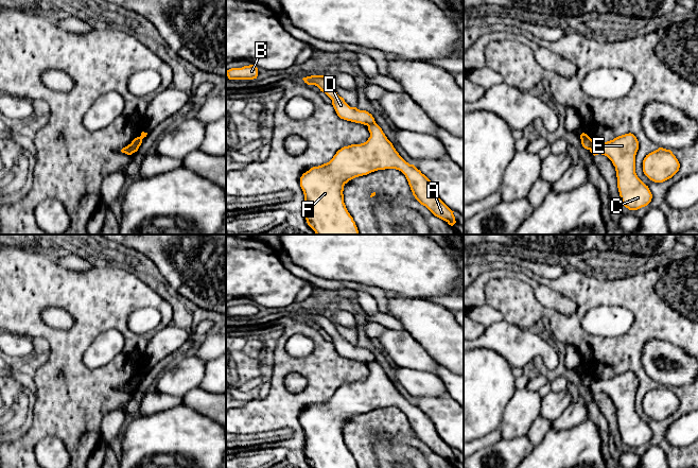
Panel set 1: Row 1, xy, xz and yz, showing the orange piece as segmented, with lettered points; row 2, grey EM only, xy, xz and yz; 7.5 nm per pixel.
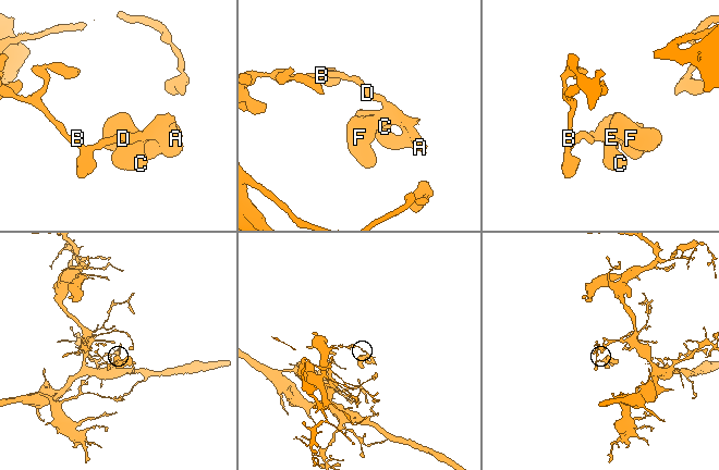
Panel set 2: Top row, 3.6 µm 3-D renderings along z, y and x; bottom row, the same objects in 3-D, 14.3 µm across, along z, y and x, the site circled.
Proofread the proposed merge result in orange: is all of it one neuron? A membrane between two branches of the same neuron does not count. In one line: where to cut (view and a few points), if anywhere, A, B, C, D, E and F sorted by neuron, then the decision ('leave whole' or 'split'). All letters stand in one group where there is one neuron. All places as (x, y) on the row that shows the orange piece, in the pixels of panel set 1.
xy (140, 137), (140, 142), (133, 152) | A C E F / B D | split

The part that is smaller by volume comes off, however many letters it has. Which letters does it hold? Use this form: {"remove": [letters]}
{"remove": ["A", "C", "E", "F"]}

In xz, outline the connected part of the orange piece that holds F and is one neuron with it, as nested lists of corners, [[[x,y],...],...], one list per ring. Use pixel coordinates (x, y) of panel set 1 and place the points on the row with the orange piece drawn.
[[[377,124],[368,125],[370,137],[361,144],[344,146],[333,158],[313,167],[300,177],[308,225],[316,235],[359,235],[344,203],[344,186],[351,179],[385,169],[401,171],[415,198],[435,216],[453,226],[452,211],[437,195],[431,180],[406,162]]]

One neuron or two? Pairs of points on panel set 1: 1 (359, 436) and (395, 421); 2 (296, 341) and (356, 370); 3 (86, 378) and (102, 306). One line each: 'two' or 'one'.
1: one
2: two
3: one

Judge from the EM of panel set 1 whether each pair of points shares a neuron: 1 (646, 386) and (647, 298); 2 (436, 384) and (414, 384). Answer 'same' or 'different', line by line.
1: same
2: same

